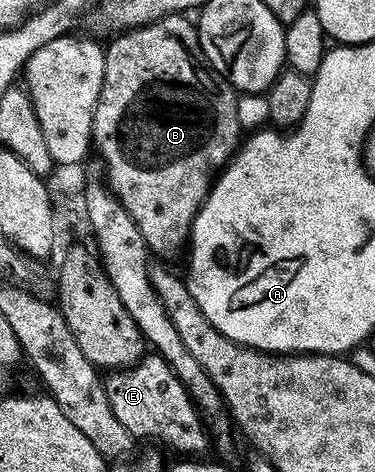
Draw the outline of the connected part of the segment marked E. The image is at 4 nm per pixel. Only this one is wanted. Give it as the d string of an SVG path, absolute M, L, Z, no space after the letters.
M145 355L129 369L109 372L104 390L118 423L130 431L133 439L140 440L141 437L144 441L161 441L165 450L184 453L180 455L204 455L210 449L210 434L187 389L160 357Z

